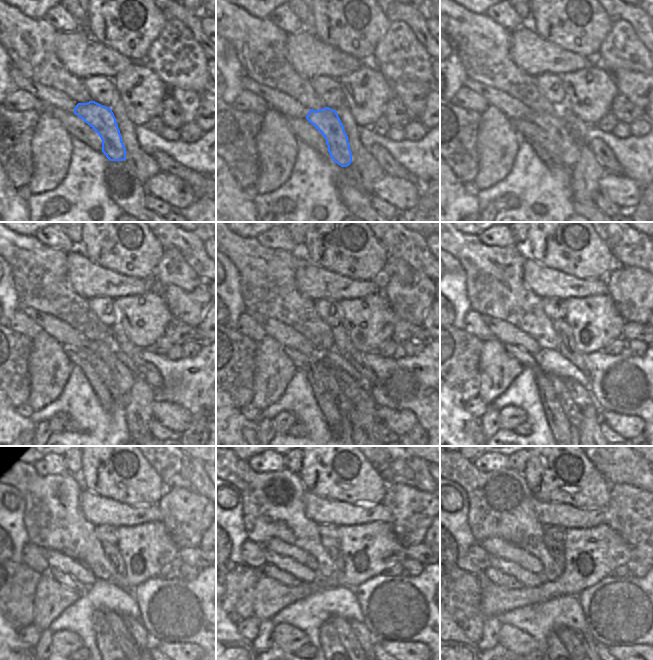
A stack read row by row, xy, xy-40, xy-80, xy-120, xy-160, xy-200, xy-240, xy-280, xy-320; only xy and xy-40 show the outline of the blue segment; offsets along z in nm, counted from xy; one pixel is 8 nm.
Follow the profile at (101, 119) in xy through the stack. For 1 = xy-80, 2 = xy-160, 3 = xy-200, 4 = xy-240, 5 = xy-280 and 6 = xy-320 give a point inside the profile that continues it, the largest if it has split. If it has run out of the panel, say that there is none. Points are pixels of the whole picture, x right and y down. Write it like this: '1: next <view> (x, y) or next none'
1: next xy-80 (553, 124)
2: next xy-160 (350, 386)
3: next xy-200 (581, 395)
4: next xy-240 (134, 626)
5: next xy-280 (360, 630)
6: next xy-320 (588, 641)

